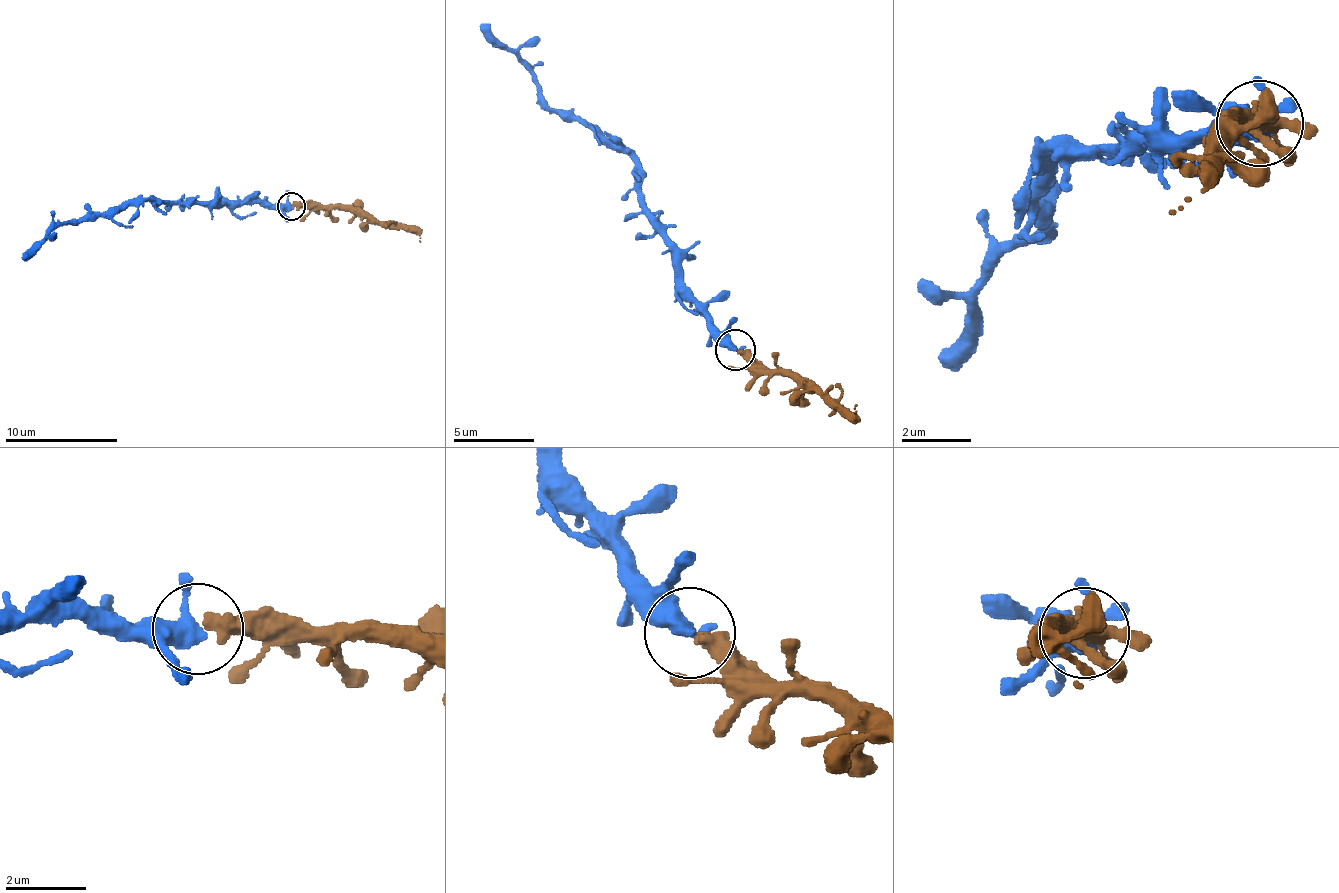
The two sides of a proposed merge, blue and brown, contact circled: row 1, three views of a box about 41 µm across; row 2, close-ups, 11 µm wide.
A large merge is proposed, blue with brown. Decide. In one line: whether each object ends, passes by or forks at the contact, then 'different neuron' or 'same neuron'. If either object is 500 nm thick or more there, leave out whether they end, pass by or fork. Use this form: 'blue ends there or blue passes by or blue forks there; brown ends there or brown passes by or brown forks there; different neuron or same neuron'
blue passes by; brown ends there; same neuron

